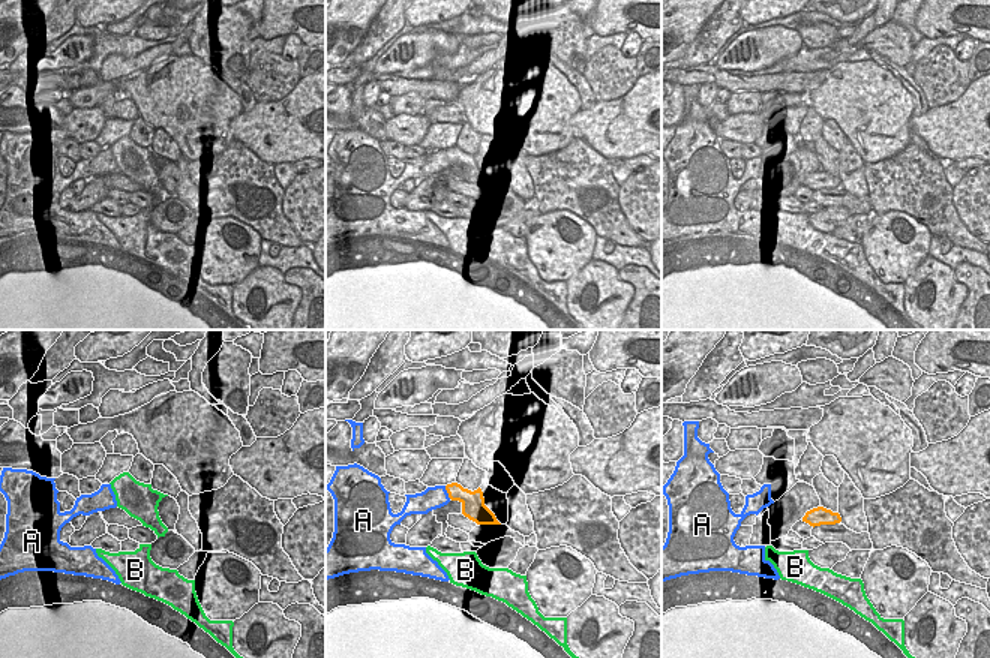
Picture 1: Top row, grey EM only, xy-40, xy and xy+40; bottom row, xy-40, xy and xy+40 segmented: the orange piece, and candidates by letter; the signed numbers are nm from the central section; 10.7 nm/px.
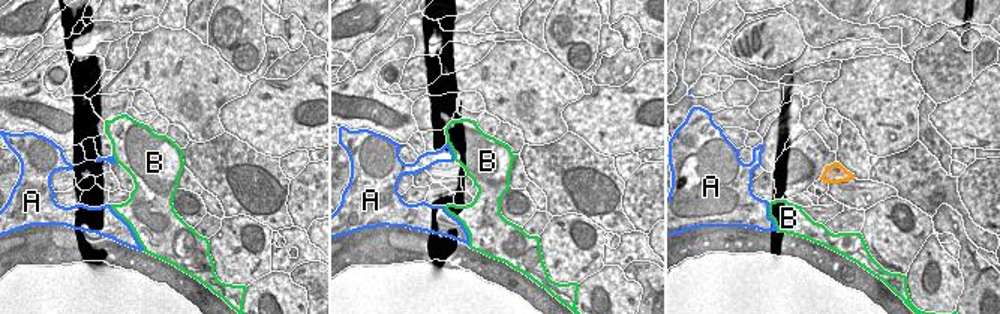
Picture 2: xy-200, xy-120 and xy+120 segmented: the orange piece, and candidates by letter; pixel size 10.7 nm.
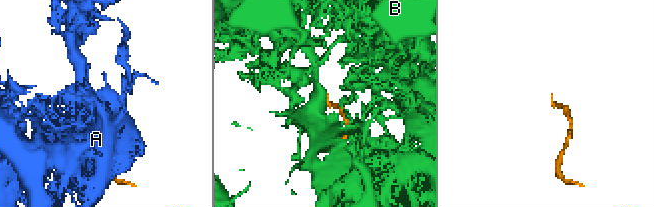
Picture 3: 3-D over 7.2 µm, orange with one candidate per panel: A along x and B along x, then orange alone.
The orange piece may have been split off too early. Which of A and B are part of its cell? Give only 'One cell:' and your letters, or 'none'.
One cell: none.

